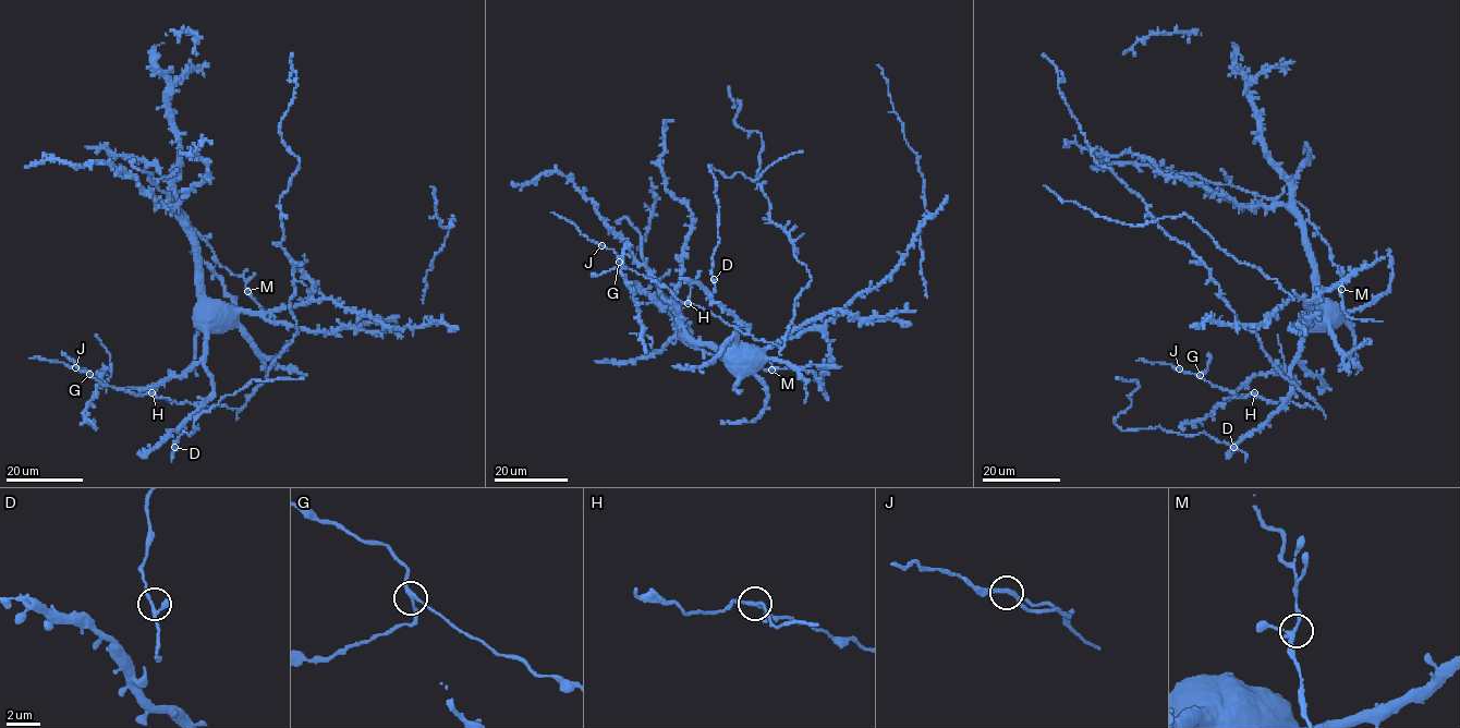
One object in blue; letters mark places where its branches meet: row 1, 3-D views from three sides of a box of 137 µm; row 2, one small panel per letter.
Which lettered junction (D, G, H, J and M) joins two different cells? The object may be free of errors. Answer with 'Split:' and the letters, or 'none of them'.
Split: H

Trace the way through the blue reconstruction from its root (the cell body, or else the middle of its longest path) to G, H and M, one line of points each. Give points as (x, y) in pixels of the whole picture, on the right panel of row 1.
G: (1312, 311), (1303, 349), (1290, 369), (1287, 403), (1274, 403), (1255, 392), (1239, 396), (1200, 375)
H: (1312, 311), (1303, 349), (1290, 369), (1291, 391), (1287, 398), (1290, 401), (1274, 403), (1254, 392)
M: (1312, 311), (1316, 299), (1314, 262), (1296, 202), (1308, 210), (1309, 221), (1329, 247), (1341, 289)

